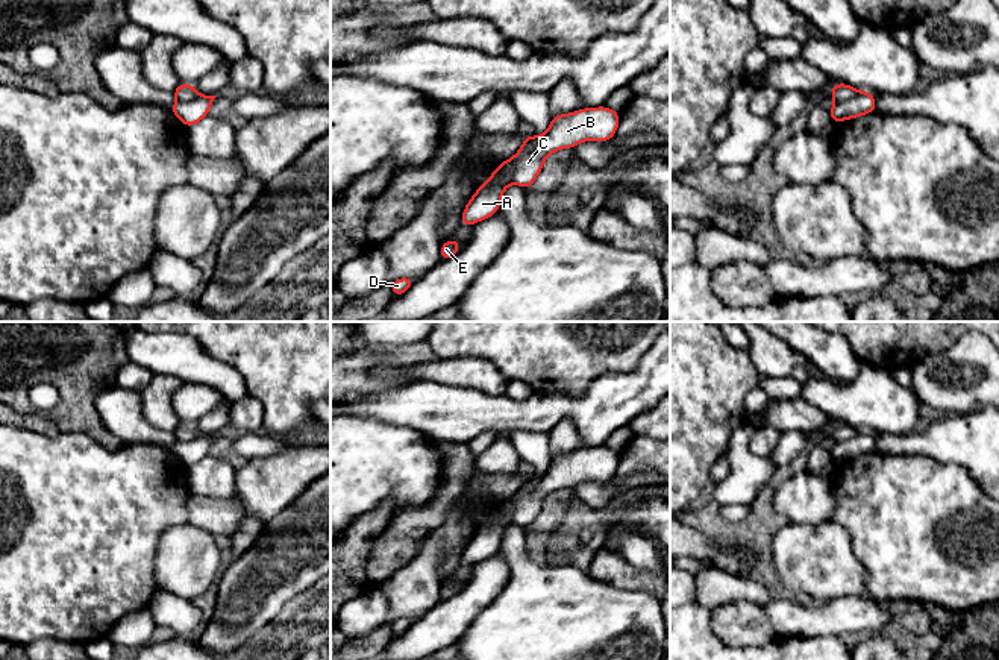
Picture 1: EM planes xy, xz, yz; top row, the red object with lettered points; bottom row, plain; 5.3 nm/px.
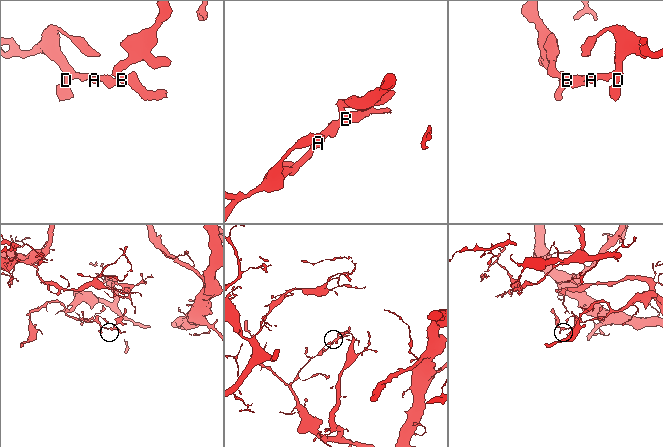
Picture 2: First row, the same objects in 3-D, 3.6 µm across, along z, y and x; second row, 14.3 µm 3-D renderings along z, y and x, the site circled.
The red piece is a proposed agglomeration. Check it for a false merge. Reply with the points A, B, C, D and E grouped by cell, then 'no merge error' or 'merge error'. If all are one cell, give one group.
A D E / B C; merge error

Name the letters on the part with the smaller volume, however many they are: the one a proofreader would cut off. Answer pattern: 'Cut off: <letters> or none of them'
Cut off: B, C

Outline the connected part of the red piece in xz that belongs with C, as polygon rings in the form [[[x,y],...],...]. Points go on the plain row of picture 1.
[[[606,446],[584,448],[570,454],[552,457],[549,469],[540,475],[531,475],[531,489],[518,490],[512,499],[514,523],[529,530],[543,508],[543,502],[555,492],[576,487],[582,481],[608,481],[614,478],[620,461],[620,452]]]

